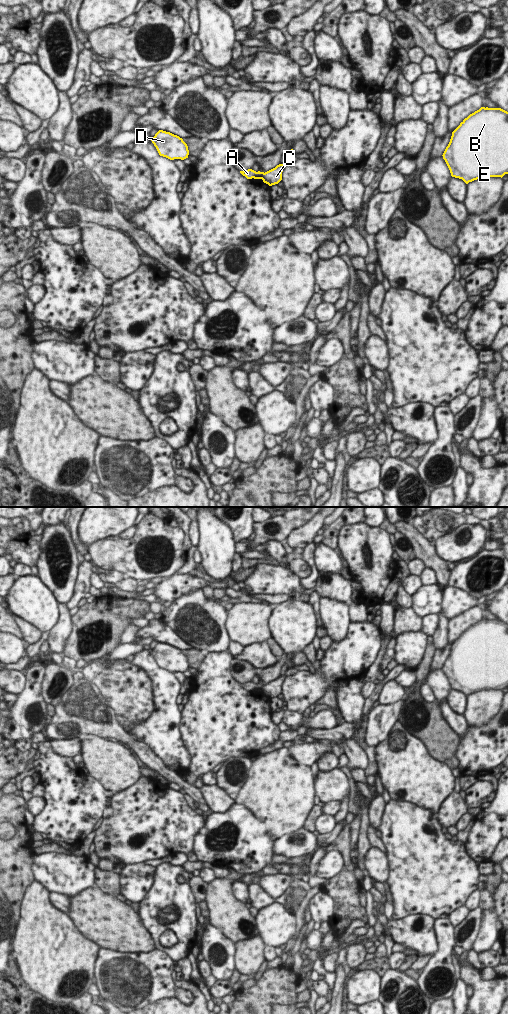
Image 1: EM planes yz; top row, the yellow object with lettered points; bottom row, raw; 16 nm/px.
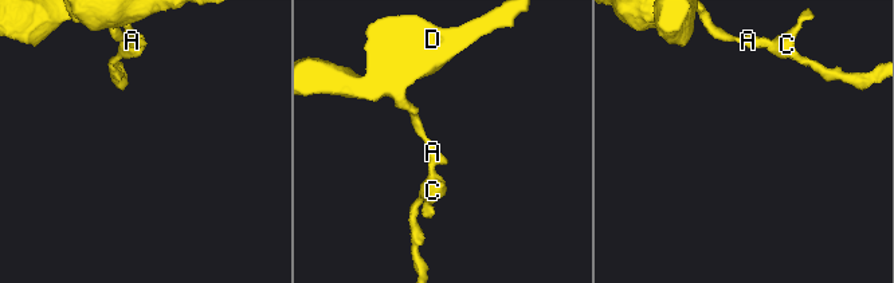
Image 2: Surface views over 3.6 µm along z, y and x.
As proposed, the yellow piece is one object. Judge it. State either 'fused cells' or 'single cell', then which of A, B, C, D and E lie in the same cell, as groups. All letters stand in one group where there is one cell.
single cell; A B C D E

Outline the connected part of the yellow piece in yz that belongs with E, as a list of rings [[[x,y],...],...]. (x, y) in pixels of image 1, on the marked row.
[[[481,107],[470,114],[452,132],[448,146],[443,153],[451,176],[462,179],[466,184],[483,177],[503,177],[508,174],[508,112],[501,108]]]

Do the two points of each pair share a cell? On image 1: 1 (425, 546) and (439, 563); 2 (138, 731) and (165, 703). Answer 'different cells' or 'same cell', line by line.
1: same cell
2: same cell

